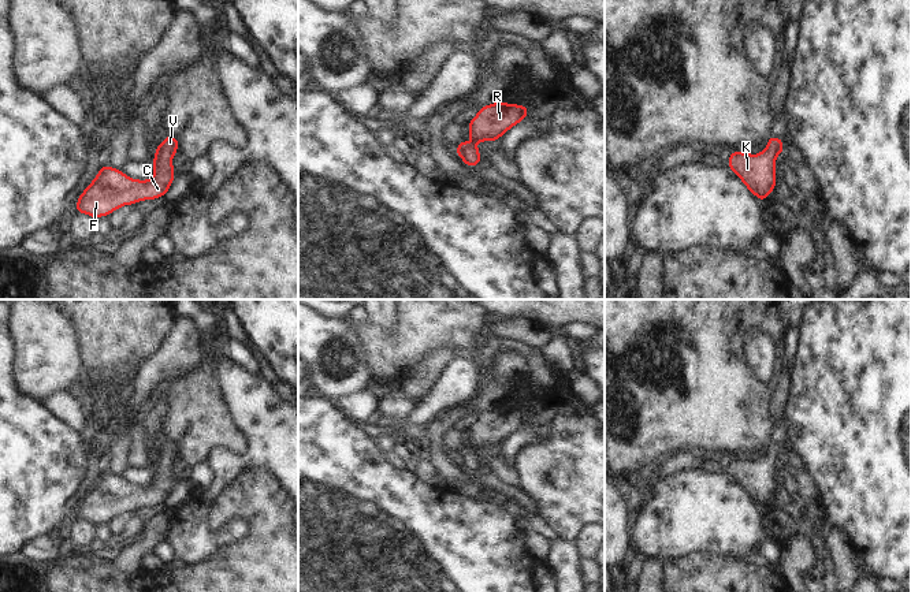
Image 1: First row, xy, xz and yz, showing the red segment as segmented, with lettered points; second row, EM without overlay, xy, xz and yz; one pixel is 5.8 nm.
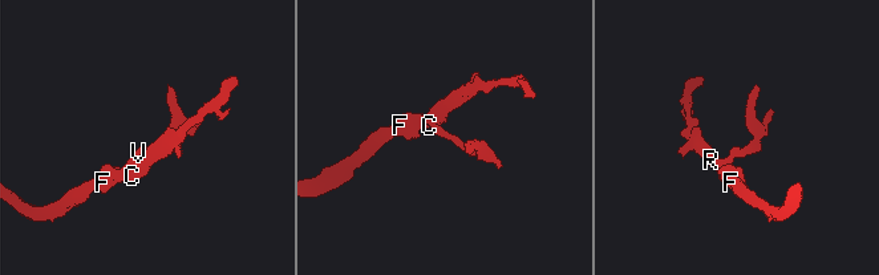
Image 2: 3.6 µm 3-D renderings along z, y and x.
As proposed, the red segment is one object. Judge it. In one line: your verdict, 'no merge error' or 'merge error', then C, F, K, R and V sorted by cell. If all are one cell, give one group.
no merge error; groups C F K R V

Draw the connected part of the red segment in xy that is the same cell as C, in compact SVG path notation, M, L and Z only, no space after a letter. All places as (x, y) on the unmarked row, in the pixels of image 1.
M174 442L155 455L156 465L152 468L155 483L149 487L135 487L126 483L120 476L103 472L94 487L79 502L77 517L92 524L108 522L124 510L133 511L141 506L164 503L174 487L171 465L176 461L179 447Z

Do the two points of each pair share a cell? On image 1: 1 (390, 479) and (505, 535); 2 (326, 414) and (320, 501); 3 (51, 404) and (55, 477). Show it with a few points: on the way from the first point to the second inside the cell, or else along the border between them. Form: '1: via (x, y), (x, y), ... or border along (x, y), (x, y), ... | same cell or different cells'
1: via (419, 507), (446, 535), (476, 535) | same cell
2: via (320, 436), (320, 479) | same cell
3: border along (41, 404), (77, 431) | different cells

